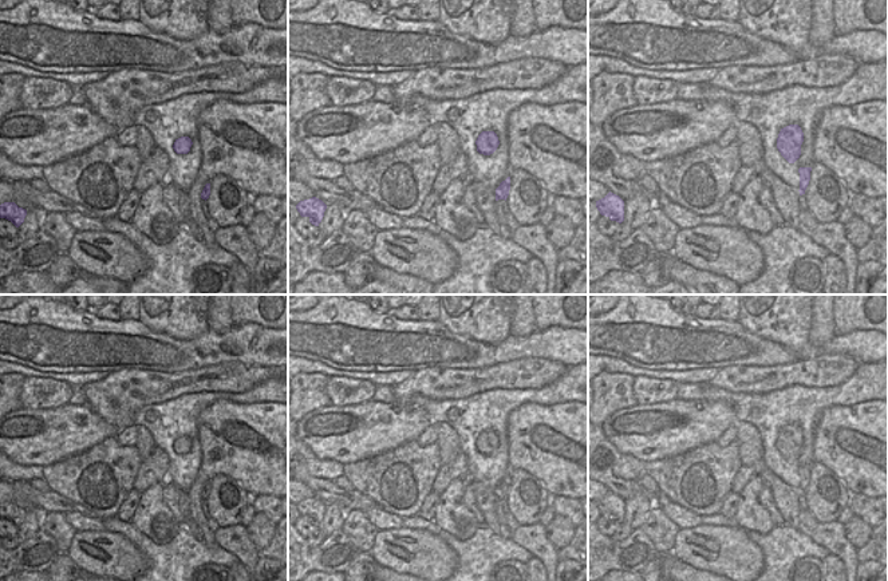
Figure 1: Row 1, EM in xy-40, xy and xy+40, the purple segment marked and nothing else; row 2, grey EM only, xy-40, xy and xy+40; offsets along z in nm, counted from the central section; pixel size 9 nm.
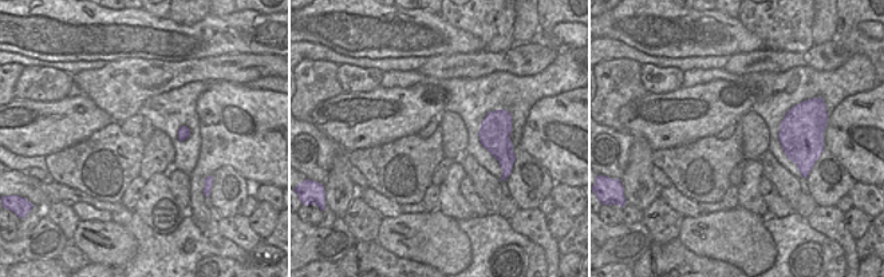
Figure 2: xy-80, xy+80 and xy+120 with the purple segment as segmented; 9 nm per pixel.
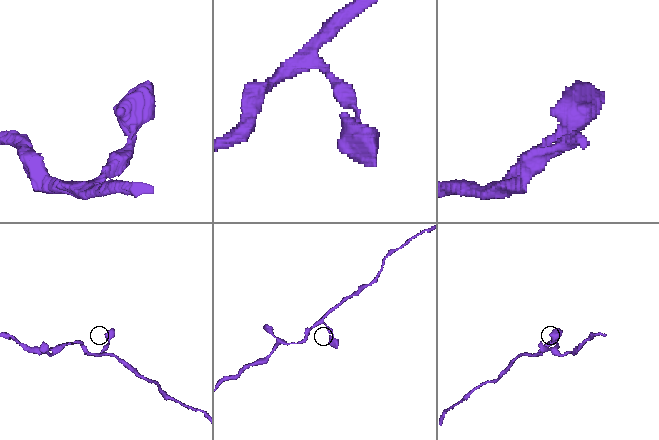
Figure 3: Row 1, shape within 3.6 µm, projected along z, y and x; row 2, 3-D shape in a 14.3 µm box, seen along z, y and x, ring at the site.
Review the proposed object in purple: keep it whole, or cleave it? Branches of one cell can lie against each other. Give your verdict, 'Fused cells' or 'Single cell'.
Single cell

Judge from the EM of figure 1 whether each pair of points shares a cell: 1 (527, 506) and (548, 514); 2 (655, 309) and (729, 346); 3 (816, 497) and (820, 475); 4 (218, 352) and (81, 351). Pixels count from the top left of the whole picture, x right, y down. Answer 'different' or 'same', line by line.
1: different
2: same
3: same
4: same

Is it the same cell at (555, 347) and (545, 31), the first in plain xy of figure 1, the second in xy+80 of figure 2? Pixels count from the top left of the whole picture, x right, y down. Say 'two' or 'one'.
two

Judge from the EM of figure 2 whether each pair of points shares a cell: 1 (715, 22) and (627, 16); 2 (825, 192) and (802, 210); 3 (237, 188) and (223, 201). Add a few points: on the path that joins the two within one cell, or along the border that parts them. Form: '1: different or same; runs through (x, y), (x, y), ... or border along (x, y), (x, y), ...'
1: same; runs through (694, 19), (685, 19), (681, 15), (648, 14)
2: different; border along (808, 192), (817, 205)
3: same; runs through (233, 190), (227, 197)

